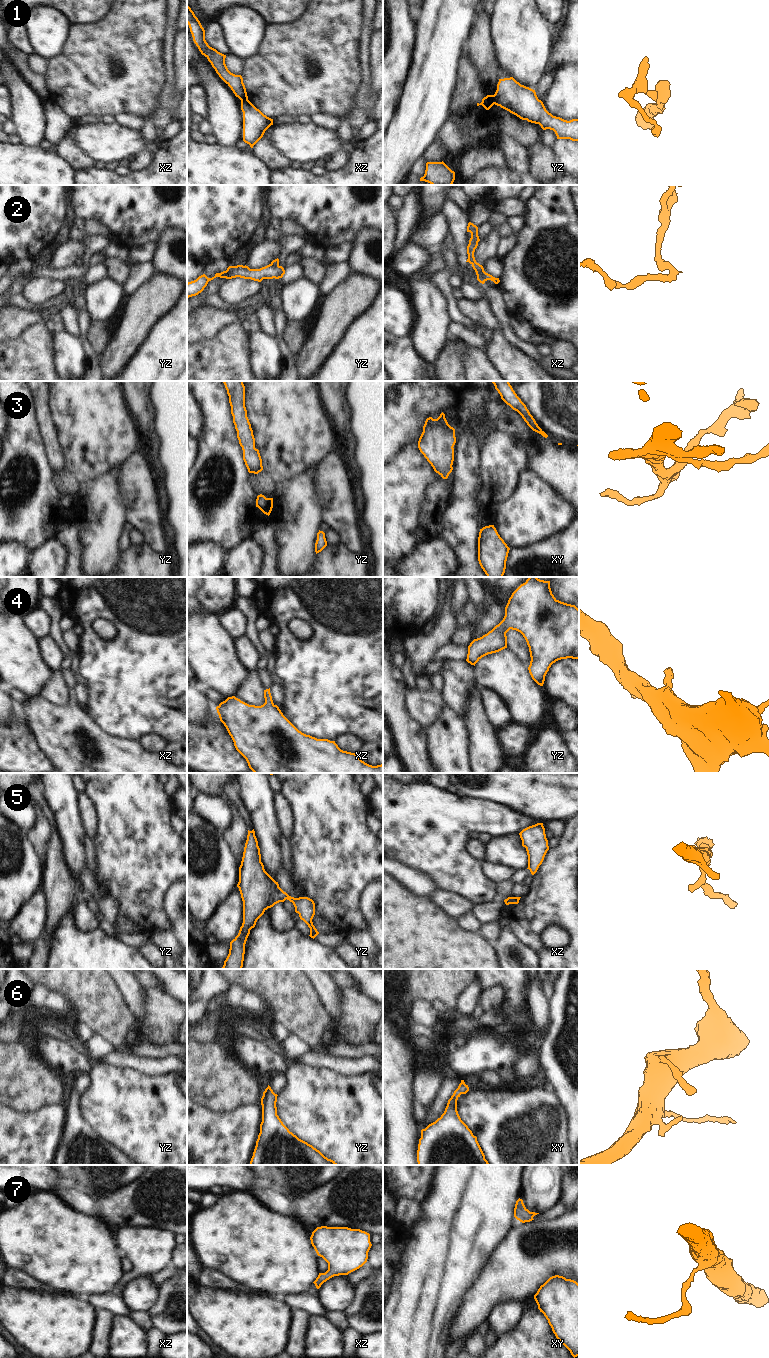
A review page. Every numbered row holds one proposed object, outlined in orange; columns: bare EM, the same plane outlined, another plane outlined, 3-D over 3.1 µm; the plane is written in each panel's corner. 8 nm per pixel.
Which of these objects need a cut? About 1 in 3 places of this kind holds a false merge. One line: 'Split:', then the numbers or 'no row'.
Split: 1, 2.

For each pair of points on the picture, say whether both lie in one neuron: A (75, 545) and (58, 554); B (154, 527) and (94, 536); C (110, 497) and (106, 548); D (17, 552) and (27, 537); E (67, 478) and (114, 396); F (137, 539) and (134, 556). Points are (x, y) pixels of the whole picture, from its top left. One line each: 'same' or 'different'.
A: different
B: different
C: same
D: different
E: different
F: different

